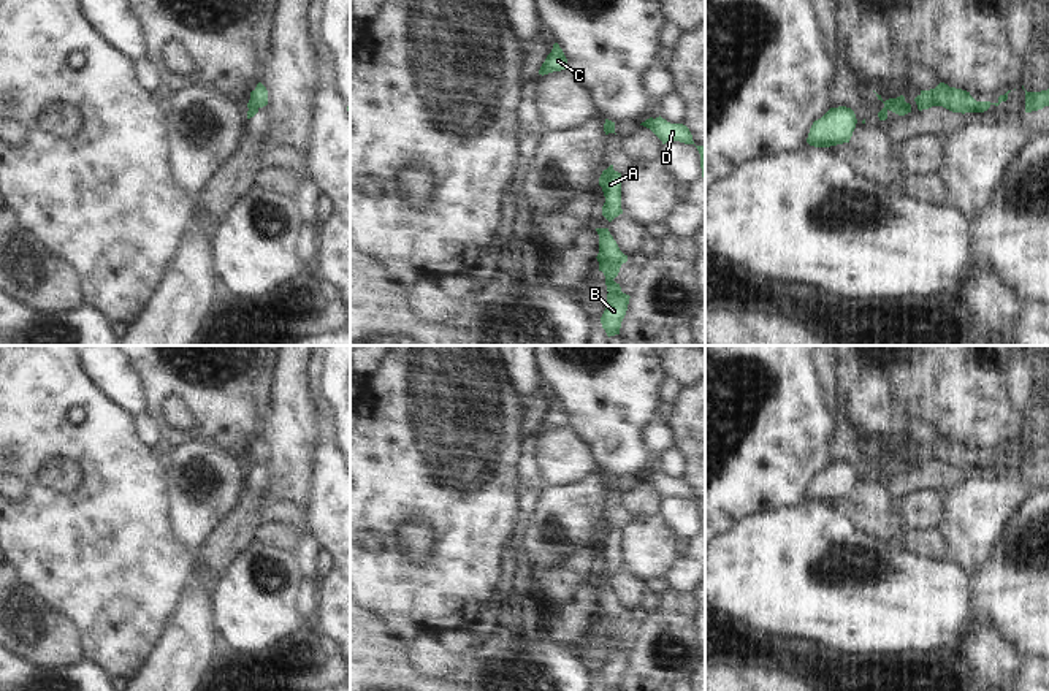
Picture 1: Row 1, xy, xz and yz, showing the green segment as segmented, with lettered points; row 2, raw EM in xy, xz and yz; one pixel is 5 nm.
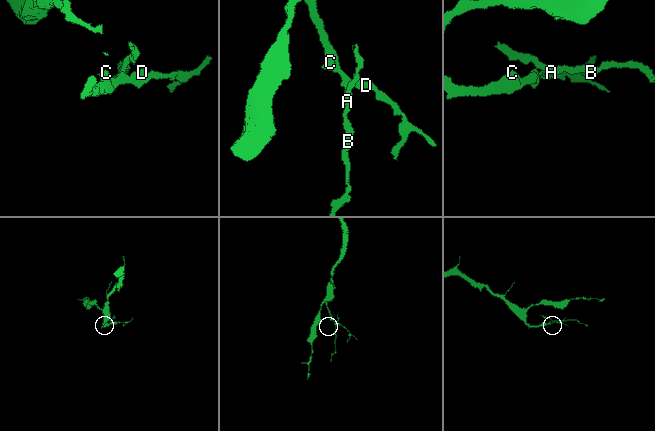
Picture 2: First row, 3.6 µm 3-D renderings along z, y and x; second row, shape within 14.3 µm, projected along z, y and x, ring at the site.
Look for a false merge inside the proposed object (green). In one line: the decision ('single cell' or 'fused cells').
fused cells

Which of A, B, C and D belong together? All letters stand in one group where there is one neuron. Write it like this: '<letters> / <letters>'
A B / C D

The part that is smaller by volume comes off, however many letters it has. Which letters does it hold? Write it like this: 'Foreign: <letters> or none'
Foreign: A, B

